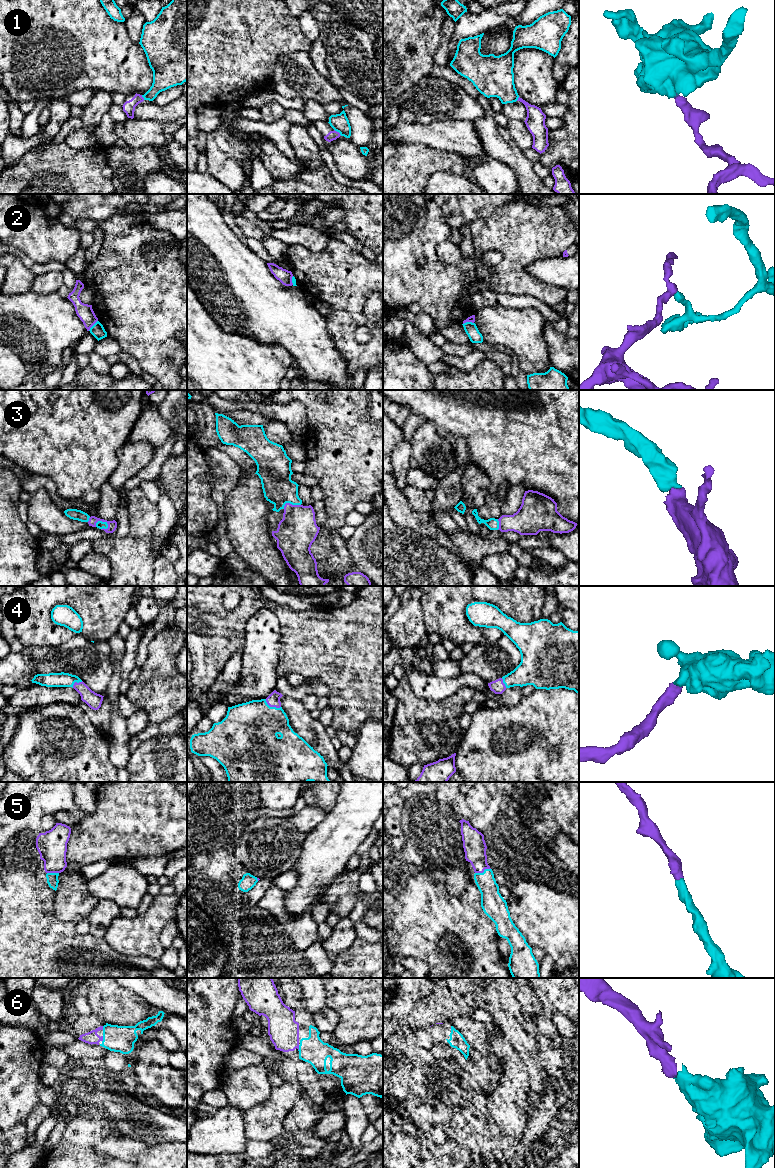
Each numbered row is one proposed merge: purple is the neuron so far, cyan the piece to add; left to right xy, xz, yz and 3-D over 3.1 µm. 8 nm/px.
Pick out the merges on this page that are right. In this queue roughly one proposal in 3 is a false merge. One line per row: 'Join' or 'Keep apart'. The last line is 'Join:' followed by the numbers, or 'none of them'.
1: Keep apart
2: Keep apart
3: Join
4: Join
5: Join
6: Join
Join: 3, 4, 5, 6

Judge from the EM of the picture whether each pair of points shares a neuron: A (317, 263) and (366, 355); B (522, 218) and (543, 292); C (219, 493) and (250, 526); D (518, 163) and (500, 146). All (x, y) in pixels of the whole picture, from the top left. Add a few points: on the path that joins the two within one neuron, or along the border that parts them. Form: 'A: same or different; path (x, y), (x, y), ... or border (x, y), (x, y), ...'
A: same; path (340, 287), (343, 334)
B: same; path (521, 237), (520, 272), (524, 276)
C: different; border (238, 482), (227, 494), (224, 504)
D: same; path (514, 159), (504, 149)

